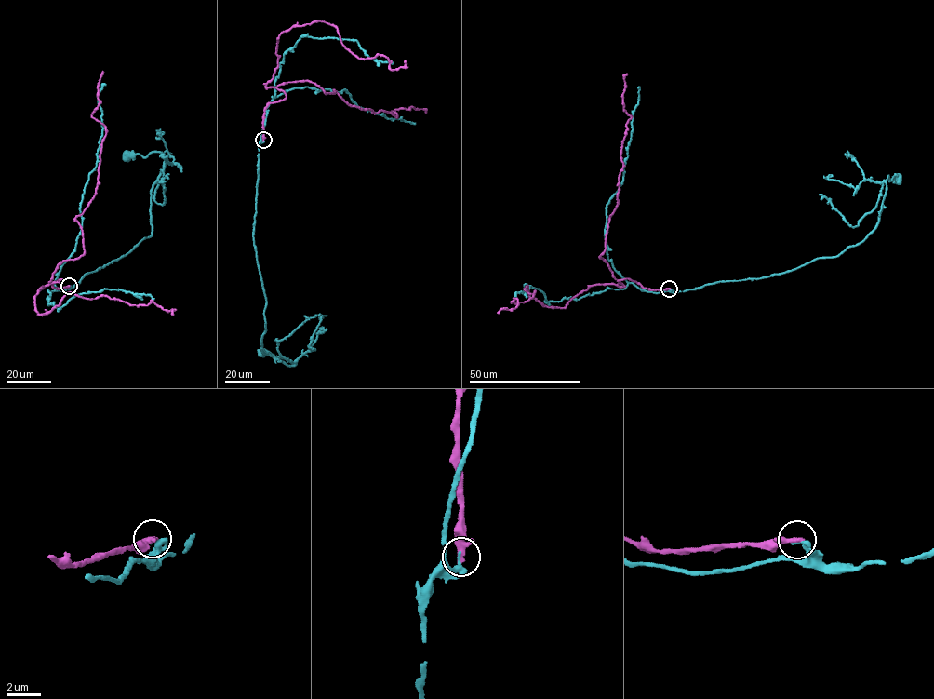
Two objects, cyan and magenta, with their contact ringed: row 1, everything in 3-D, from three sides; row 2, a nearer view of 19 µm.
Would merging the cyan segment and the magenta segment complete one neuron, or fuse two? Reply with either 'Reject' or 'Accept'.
Reject

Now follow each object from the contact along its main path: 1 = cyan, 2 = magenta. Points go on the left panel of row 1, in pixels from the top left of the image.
1: (69, 286), (152, 235), (151, 192), (165, 156), (156, 152), (144, 157), (126, 155)
2: (69, 286), (53, 288), (60, 279), (40, 288), (37, 314), (70, 292), (153, 301), (171, 315)

